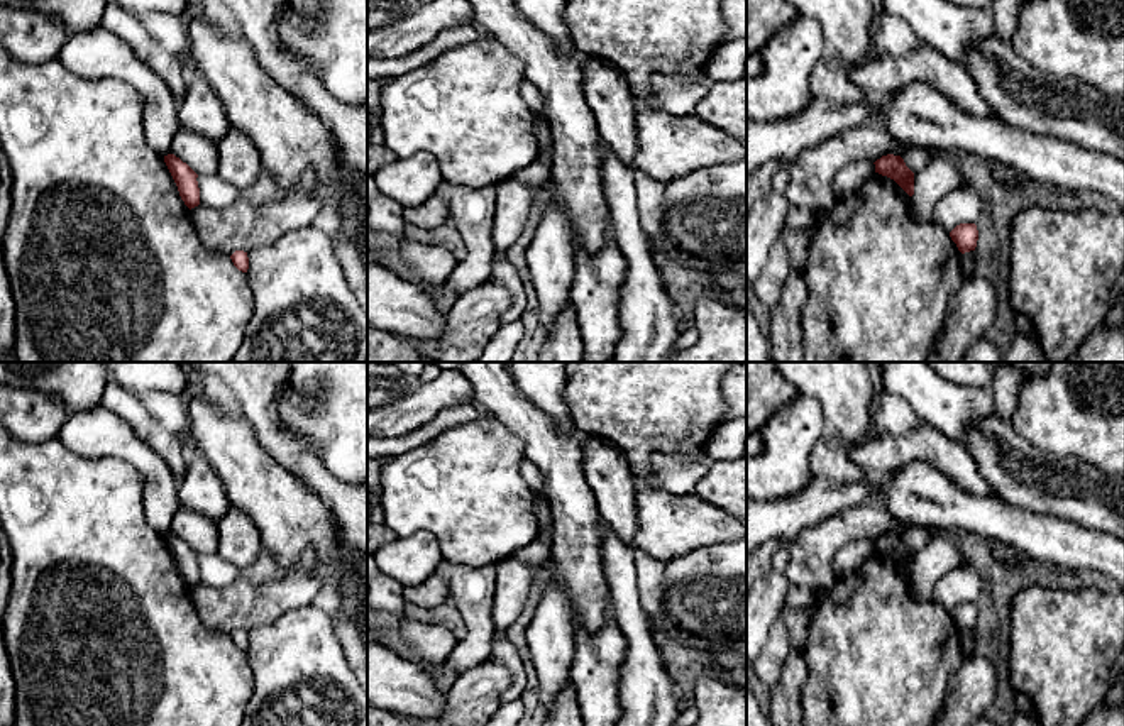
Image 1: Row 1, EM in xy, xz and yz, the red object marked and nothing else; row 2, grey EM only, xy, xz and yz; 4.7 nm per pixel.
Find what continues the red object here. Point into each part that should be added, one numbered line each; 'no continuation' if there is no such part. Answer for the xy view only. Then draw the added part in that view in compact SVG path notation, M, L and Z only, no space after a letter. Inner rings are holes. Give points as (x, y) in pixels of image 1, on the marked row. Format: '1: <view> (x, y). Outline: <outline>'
no continuation

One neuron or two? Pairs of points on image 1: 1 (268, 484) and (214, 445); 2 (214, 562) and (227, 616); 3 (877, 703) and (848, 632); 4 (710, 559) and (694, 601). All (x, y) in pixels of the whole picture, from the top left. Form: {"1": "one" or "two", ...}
{"1": "one", "2": "two", "3": "one", "4": "one"}

